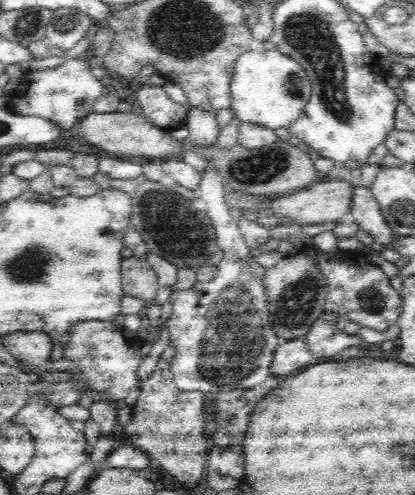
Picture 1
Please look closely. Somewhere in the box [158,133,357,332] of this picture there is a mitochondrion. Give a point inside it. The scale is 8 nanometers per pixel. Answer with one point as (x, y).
(265, 166)

